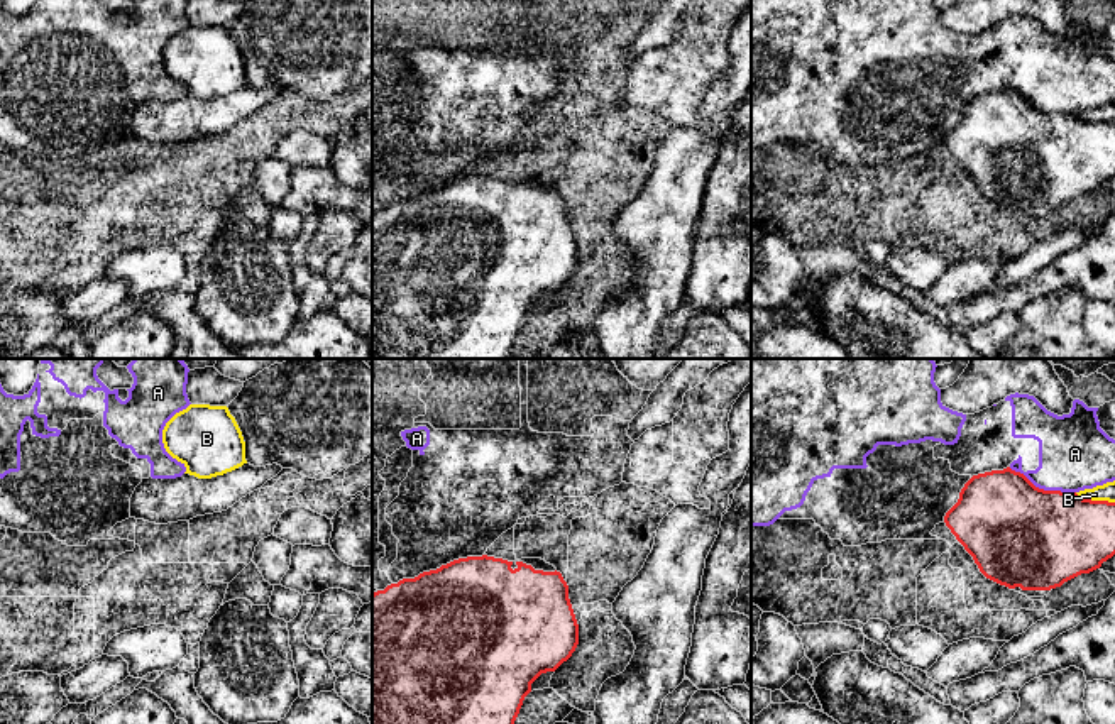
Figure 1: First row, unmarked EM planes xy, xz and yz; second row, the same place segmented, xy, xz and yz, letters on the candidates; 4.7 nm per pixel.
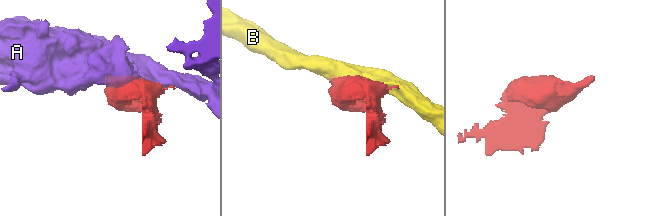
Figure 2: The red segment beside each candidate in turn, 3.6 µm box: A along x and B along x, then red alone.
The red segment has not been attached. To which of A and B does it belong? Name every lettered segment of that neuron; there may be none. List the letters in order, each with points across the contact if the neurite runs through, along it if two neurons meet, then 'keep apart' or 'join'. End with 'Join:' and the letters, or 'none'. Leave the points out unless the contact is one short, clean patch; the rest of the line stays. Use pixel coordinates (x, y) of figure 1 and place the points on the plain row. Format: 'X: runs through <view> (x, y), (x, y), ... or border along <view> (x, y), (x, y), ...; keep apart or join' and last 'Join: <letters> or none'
A: keep apart
B: keep apart
Join: none

